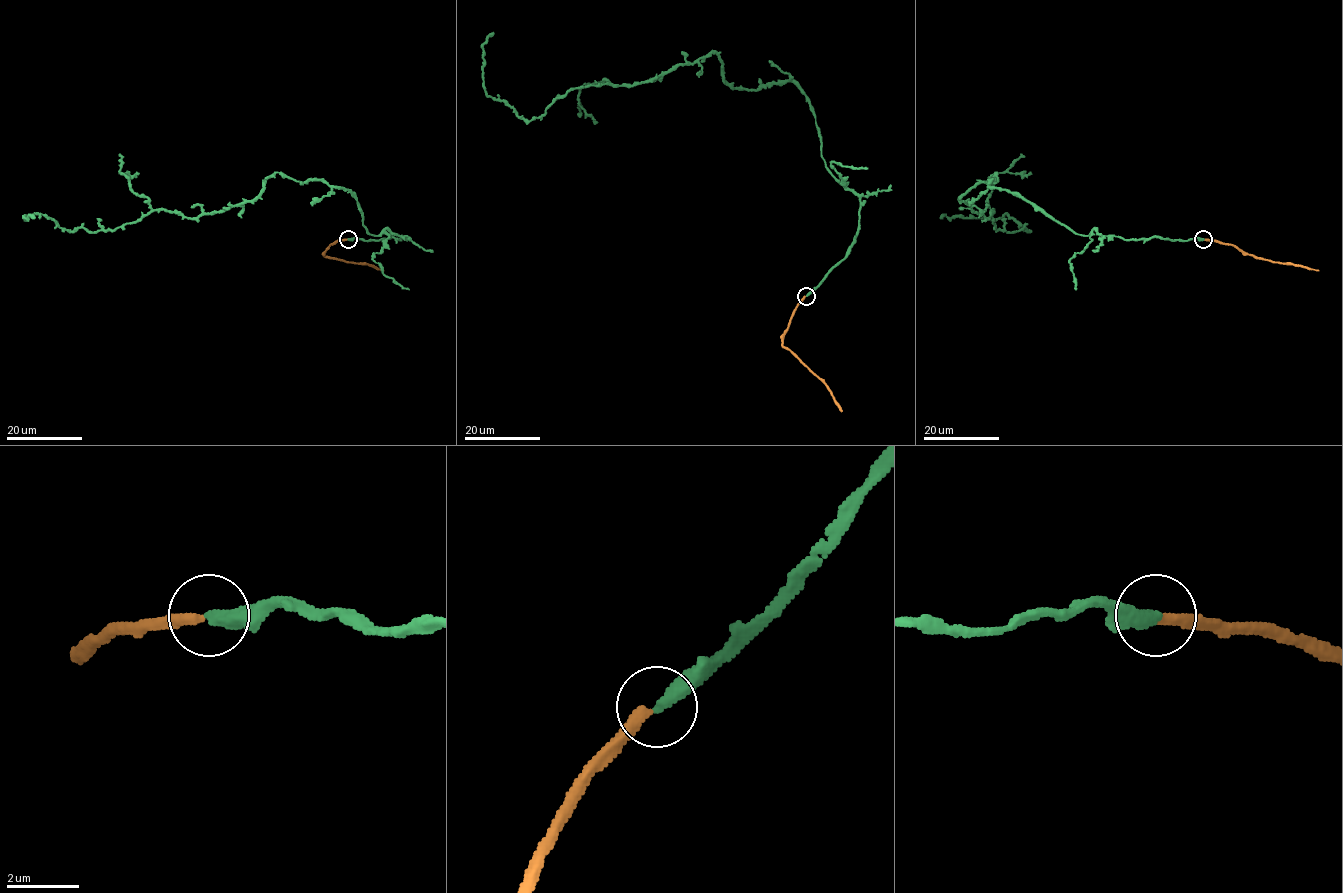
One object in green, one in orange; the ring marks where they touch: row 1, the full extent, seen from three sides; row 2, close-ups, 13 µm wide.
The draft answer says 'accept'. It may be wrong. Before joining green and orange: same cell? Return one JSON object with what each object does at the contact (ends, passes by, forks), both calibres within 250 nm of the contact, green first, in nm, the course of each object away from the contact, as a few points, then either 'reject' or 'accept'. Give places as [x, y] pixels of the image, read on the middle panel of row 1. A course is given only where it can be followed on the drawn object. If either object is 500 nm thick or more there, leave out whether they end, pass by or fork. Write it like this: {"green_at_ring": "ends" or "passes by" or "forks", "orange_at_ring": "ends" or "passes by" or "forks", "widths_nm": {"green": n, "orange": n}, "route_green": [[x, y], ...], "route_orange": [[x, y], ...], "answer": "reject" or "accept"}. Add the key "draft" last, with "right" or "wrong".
{"green_at_ring": "ends", "orange_at_ring": "ends", "widths_nm": {"green": 380, "orange": 320}, "route_green": [[806, 296], [860, 198], [793, 82], [734, 88], [709, 53], [526, 121], [483, 86], [492, 32]], "route_orange": [[806, 296], [793, 315], [782, 345], [824, 383], [842, 411]], "answer": "reject", "draft": "wrong"}

